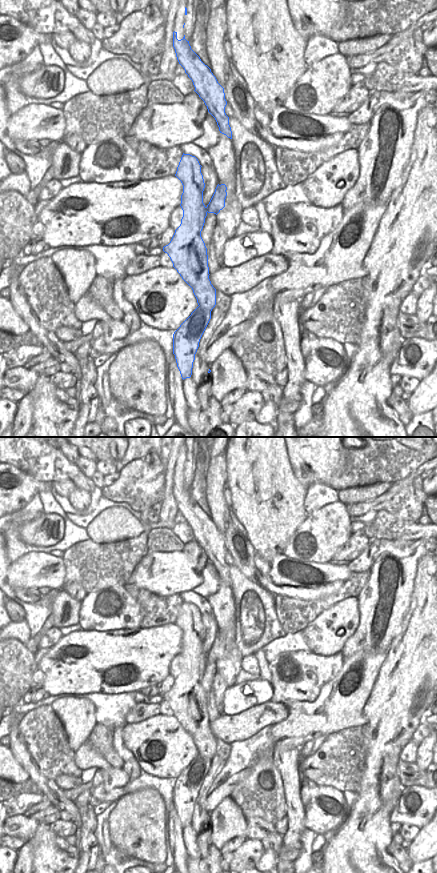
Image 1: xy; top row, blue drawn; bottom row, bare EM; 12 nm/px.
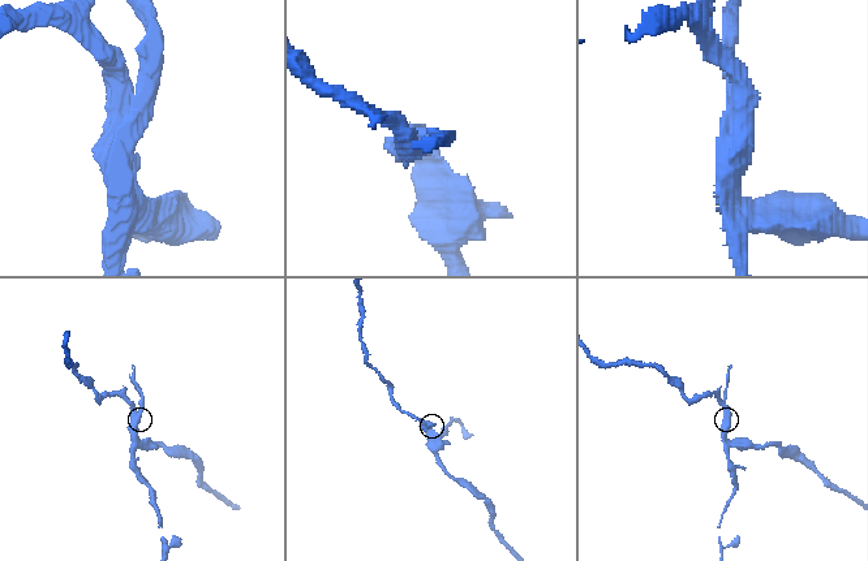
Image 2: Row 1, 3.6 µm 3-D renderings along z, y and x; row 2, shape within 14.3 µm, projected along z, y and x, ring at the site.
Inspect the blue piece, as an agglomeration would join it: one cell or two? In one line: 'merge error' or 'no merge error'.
merge error

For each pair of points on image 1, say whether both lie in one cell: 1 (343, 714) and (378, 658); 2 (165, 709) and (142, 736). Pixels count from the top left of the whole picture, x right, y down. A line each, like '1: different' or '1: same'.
1: same
2: different

